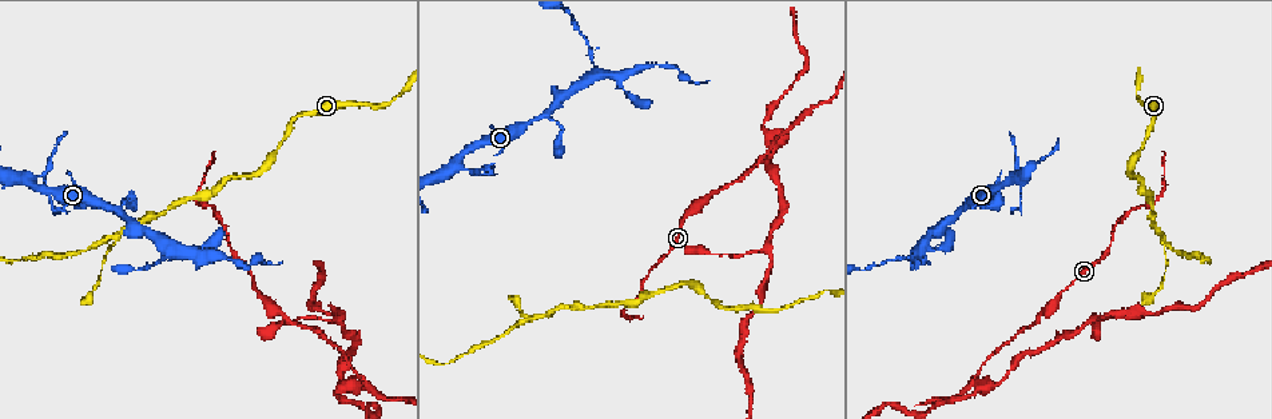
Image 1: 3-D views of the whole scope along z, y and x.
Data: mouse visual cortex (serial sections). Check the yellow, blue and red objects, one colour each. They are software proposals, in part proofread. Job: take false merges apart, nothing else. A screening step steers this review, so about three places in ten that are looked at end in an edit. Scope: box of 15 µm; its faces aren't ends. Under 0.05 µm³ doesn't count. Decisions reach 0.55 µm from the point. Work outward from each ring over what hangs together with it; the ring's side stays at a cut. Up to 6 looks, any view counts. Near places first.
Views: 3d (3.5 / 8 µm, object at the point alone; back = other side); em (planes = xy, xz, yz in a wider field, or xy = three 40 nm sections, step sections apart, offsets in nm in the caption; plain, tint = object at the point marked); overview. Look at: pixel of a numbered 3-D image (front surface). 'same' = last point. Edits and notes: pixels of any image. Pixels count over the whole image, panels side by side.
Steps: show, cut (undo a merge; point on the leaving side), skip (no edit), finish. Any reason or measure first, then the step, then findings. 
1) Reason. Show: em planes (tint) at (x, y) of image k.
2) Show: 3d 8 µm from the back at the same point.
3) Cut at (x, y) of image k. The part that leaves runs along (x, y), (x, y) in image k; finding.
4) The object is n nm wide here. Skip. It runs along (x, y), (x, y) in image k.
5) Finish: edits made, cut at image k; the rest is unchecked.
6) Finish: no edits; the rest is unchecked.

Two arms at a narrow angle. Show: 3d 8 µm at (118, 235) of image 1.

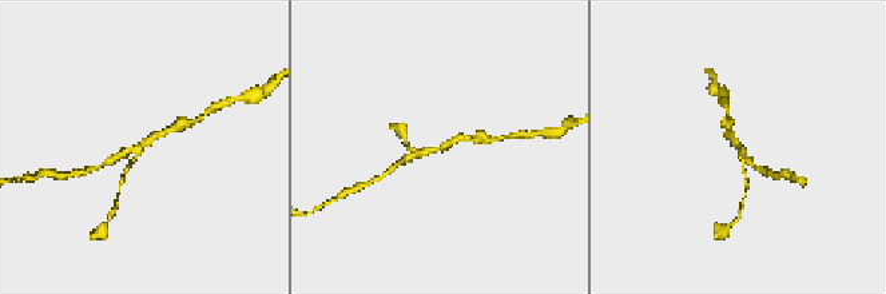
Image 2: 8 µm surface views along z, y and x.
Show: 3d 3.5 µm at (140, 147) of image 2.

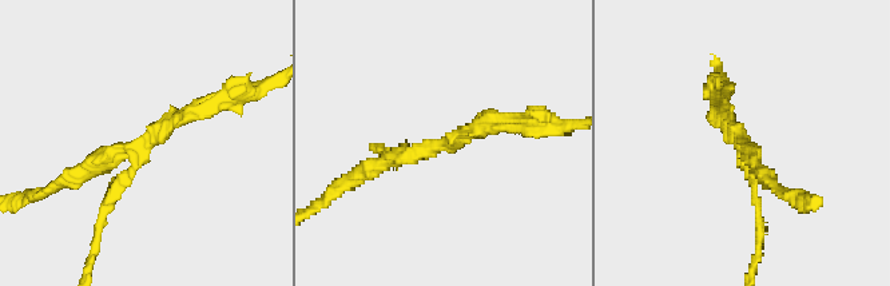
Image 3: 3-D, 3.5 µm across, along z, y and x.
Show: em xy step 2 (tint) at (740, 145) of image 3.

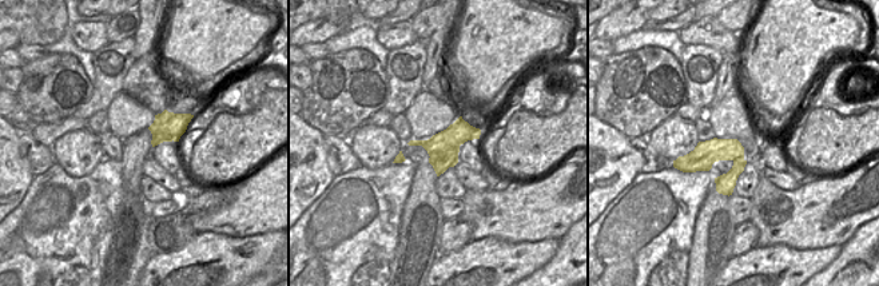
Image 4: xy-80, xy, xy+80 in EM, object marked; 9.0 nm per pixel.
The object is 280 nm wide here. Cut at (102, 219) of image 3. A border runs along (430, 155), (453, 166) in image 4; two cells meet here.

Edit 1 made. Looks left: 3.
Side arm on a straight run. Show: 3d 3.5 µm at (1012, 179) of image 1.

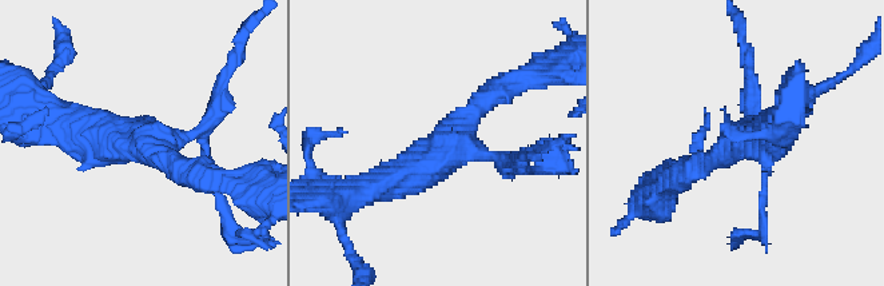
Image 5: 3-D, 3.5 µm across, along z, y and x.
3 arms meet here; the arms are 200, 250, 500 nm wide. Show: em planes (tint) at (151, 147) of image 5.

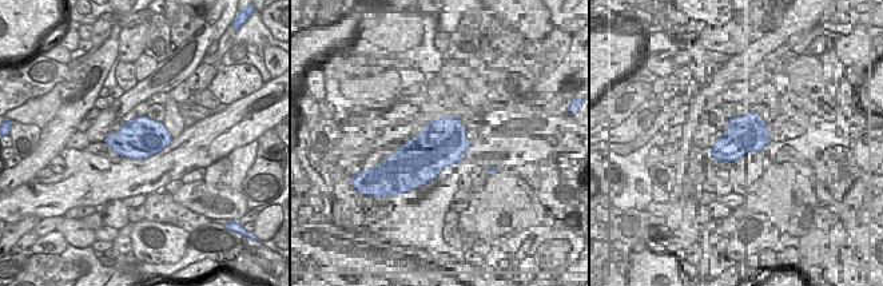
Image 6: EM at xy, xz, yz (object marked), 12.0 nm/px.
Another direction. Show: em xy step 3 (tint) at the same point.

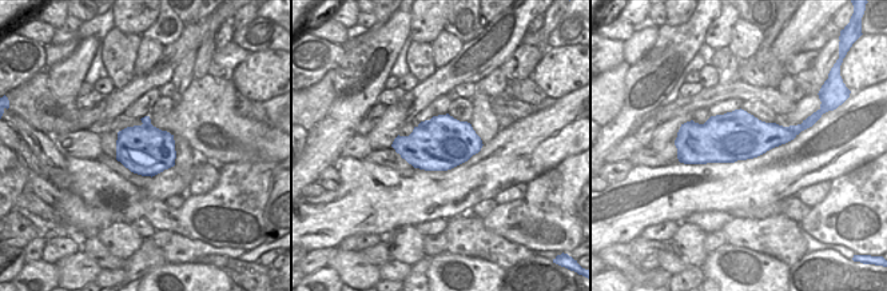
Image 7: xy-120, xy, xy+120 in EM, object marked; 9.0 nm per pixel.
Cut at (755, 92) of image 5. A border runs along (790, 126), (796, 134) in image 7; a second cell is stuck on.

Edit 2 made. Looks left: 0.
Finish: edits made, cut at image 3, cut at image 5; the rest is unchecked.

